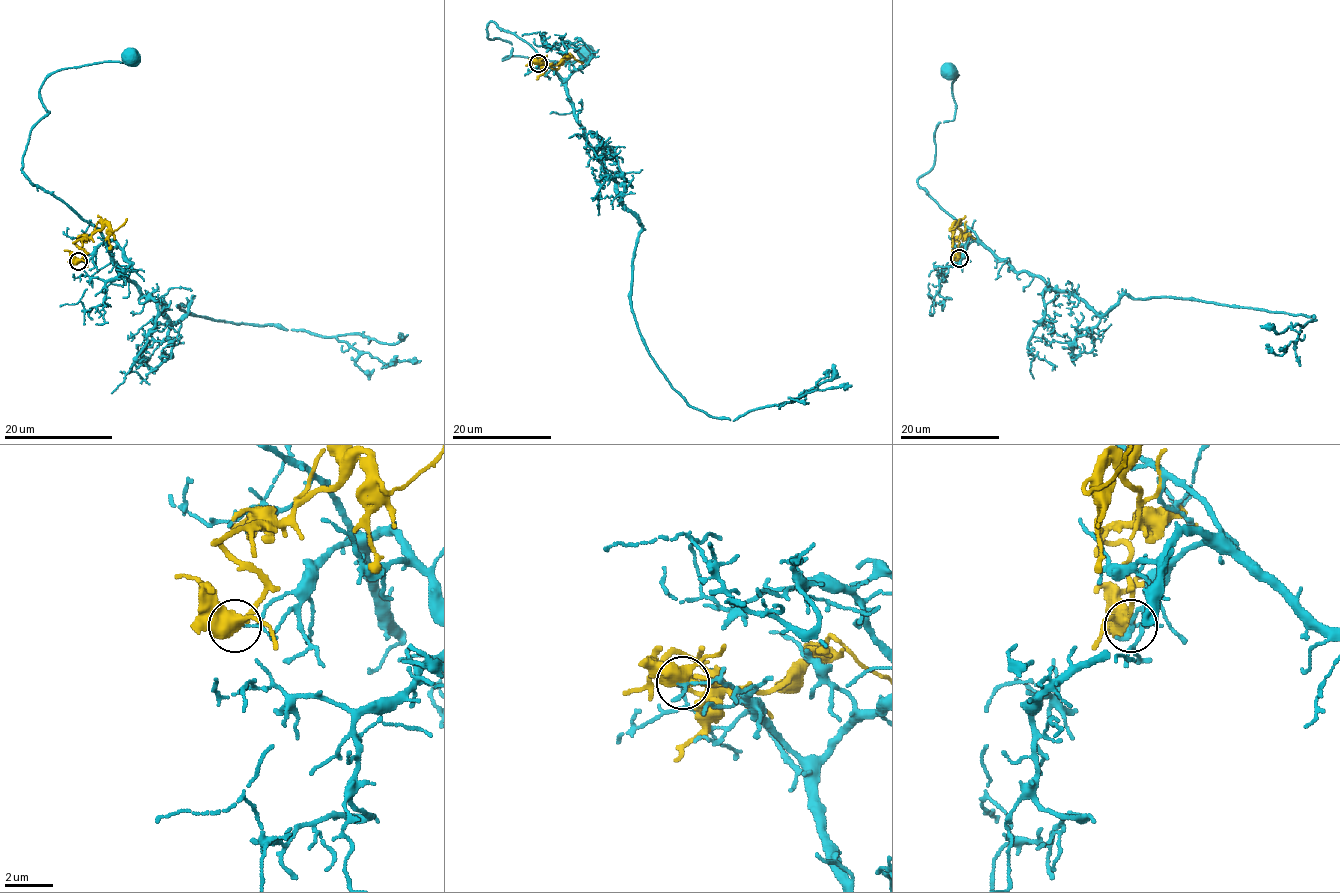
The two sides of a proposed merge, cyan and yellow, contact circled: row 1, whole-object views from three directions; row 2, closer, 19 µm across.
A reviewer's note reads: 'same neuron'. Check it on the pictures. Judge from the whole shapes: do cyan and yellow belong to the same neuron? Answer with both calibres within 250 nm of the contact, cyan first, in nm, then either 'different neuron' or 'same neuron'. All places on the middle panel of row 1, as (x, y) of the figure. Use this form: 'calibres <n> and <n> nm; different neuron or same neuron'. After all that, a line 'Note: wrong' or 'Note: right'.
calibres 170 and 460 nm; different neuron
Note: wrong

